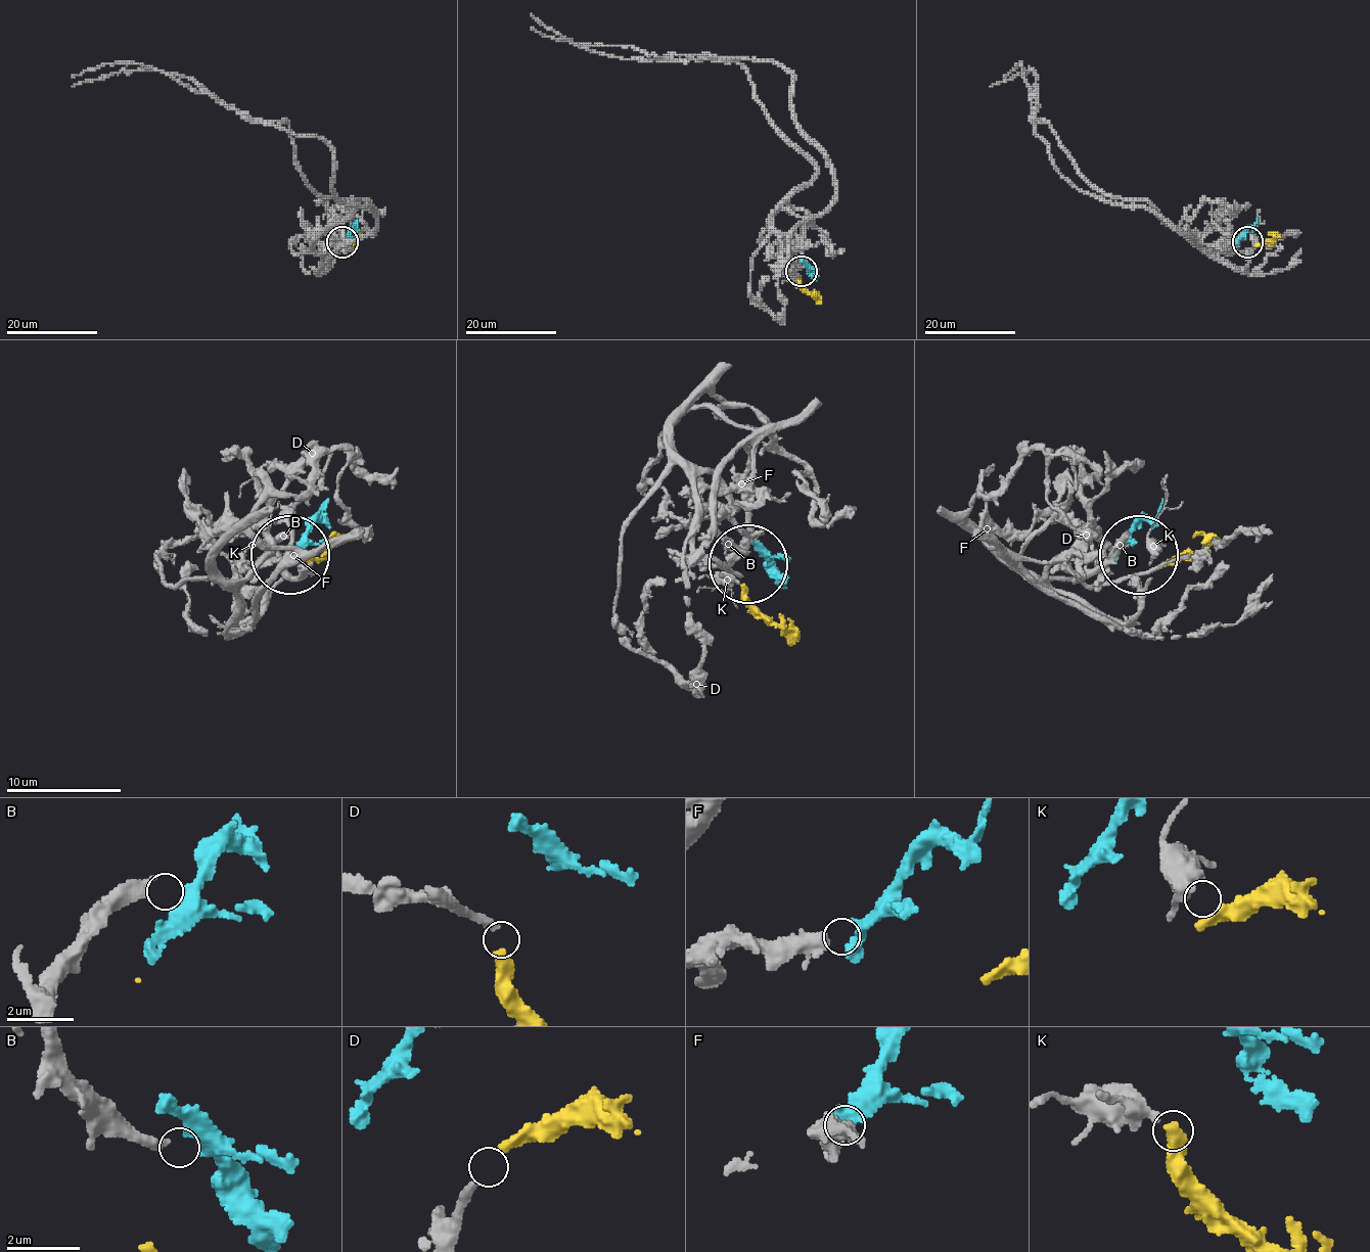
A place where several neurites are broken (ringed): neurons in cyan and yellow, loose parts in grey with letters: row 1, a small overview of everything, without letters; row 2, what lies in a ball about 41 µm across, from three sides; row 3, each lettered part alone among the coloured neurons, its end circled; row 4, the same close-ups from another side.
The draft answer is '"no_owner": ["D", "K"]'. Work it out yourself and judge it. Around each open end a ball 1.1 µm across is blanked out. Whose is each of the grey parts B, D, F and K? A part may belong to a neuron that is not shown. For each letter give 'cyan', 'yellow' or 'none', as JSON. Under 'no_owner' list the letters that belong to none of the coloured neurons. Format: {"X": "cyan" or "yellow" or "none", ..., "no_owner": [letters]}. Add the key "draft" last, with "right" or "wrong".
{"B": "none", "D": "yellow", "F": "cyan", "K": "none", "no_owner": ["B", "K"], "draft": "wrong"}

